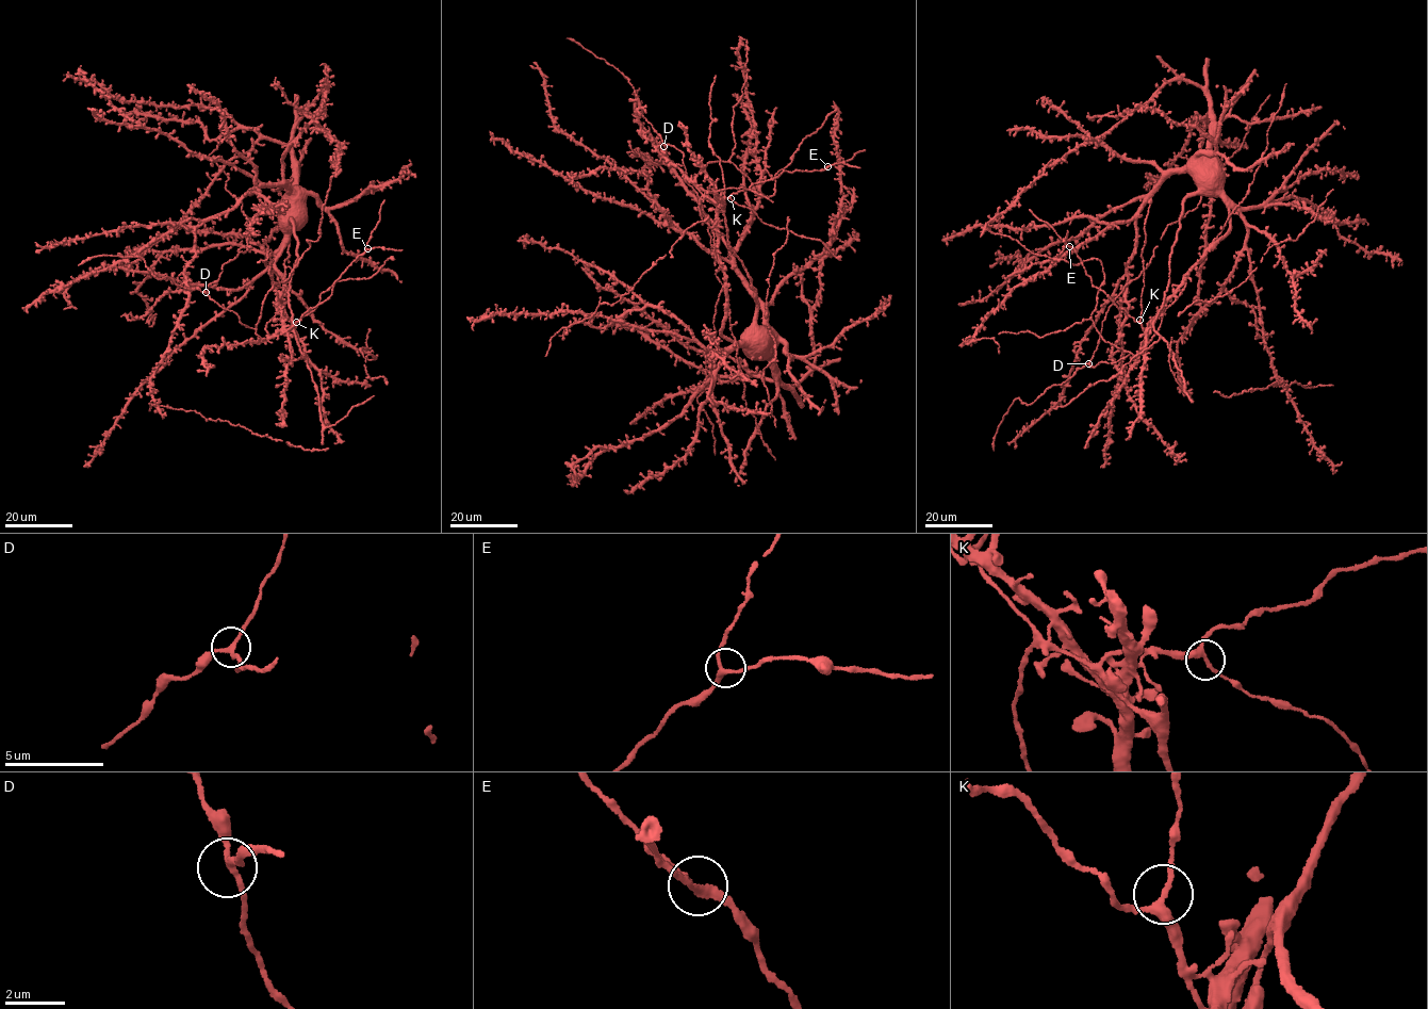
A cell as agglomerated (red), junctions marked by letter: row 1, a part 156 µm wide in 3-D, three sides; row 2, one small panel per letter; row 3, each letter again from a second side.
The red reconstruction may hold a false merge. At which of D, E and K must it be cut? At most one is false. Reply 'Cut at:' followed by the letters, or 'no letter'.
Cut at: no letter

